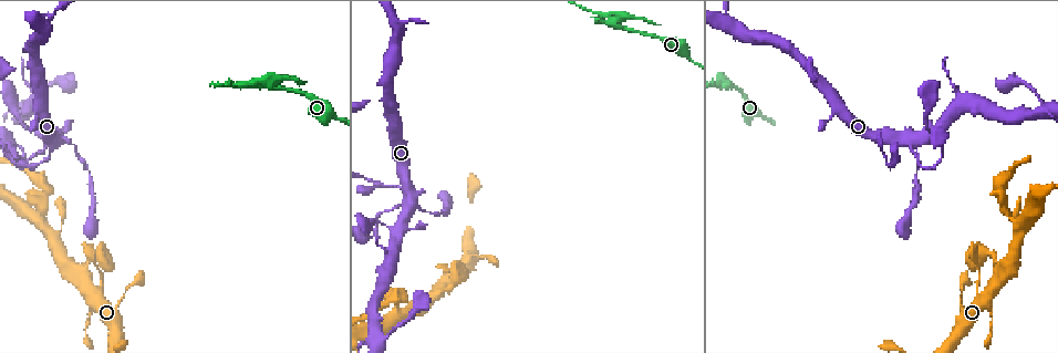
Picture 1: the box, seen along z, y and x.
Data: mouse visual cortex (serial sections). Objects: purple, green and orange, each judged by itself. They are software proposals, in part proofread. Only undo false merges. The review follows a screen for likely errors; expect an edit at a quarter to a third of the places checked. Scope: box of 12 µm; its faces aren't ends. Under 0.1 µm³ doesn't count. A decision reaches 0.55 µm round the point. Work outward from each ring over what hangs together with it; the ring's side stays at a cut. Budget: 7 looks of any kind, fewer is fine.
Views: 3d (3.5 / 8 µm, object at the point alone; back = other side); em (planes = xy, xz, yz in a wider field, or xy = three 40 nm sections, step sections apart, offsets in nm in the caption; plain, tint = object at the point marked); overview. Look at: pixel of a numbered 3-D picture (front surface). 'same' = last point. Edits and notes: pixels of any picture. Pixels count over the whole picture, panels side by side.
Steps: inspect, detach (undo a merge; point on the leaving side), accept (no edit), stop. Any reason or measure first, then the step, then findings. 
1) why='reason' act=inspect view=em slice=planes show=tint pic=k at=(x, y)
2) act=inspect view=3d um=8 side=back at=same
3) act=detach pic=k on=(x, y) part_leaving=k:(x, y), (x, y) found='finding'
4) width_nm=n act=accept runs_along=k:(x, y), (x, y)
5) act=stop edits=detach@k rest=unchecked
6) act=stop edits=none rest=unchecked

why='thin neck' act=inspect view=3d um=8 pic=1 at=(430, 212)

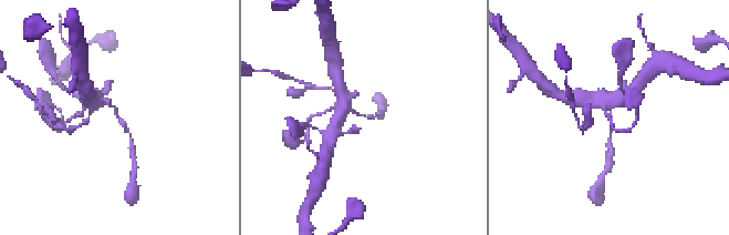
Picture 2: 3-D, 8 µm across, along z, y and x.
act=inspect view=3d um=3.5 pic=2 at=(612, 118)

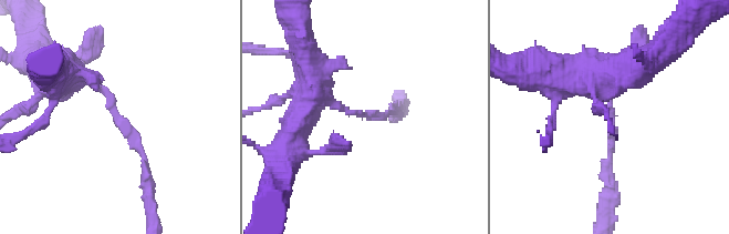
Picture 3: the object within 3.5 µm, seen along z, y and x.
arm_widths_nm=100,200 why='now the EM' act=inspect view=em slice=xy step=5 show=tint pic=3 at=(611, 116)

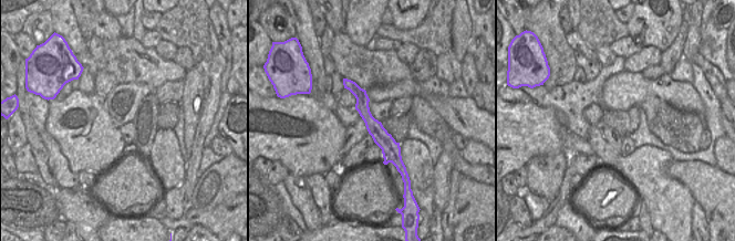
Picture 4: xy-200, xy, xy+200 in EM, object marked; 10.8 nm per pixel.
act=accept found='one cell here'

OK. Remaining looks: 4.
why='thin neck' act=inspect view=3d um=3.5 side=back pic=1 at=(887, 161)

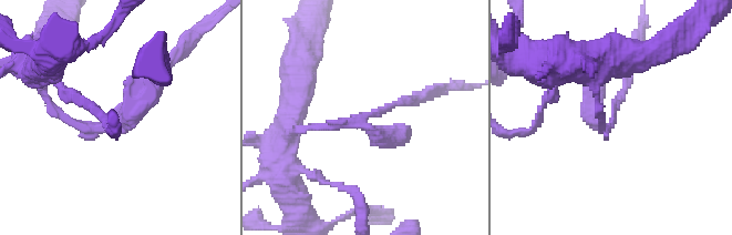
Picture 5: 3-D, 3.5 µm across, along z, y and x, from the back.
act=inspect view=em slice=planes show=tint pic=5 at=(366, 116)

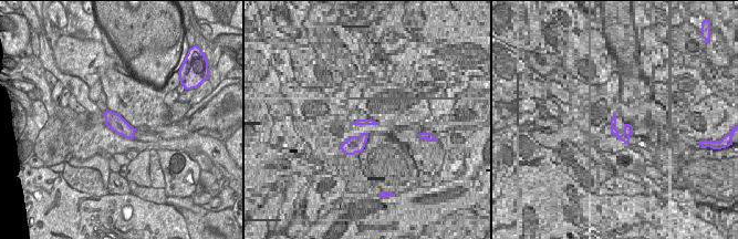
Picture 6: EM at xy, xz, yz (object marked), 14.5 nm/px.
act=detach pic=5 on=(401, 102) part_leaving=5:(367, 115), (398, 101), (421, 101) found='two cells meet here'

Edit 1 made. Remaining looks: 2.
why='sharp bend' act=inspect view=3d um=3.5 pic=1 at=(19, 148)

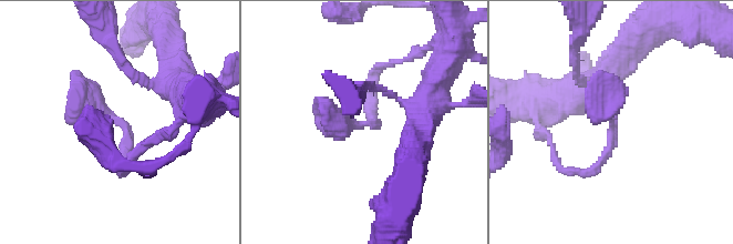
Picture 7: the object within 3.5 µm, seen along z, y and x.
why='now the EM' act=inspect view=em slice=xy step=1 show=tint pic=7 at=(363, 126)

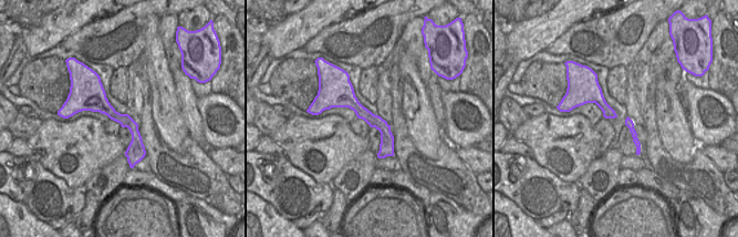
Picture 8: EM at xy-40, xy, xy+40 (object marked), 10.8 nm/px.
act=accept found='all the same cell'

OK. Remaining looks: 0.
act=stop edits=detach@5 rest=unchecked

